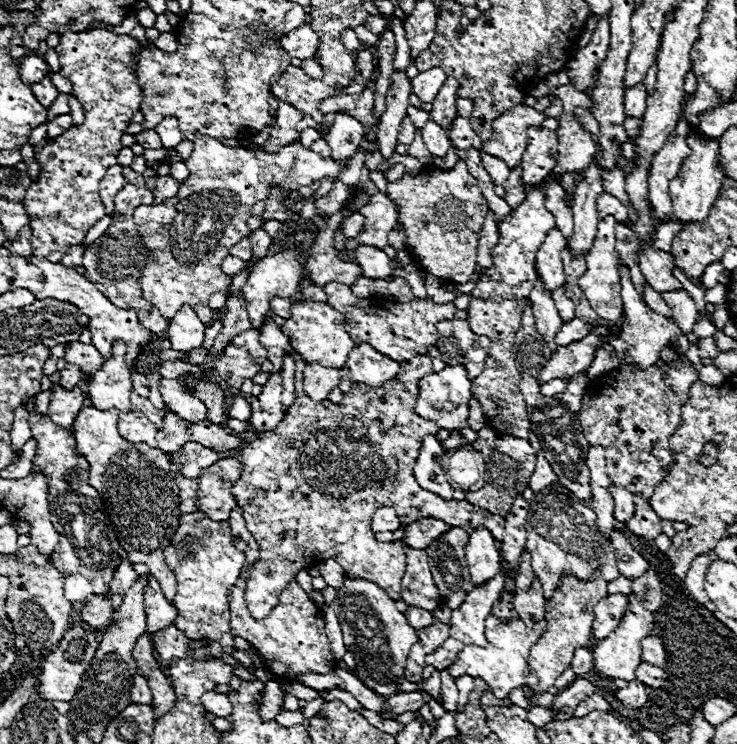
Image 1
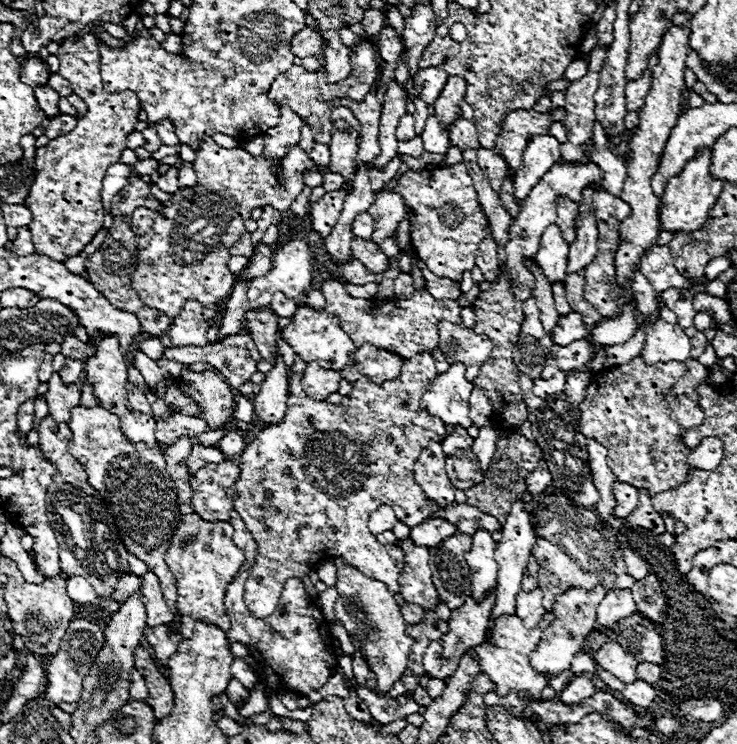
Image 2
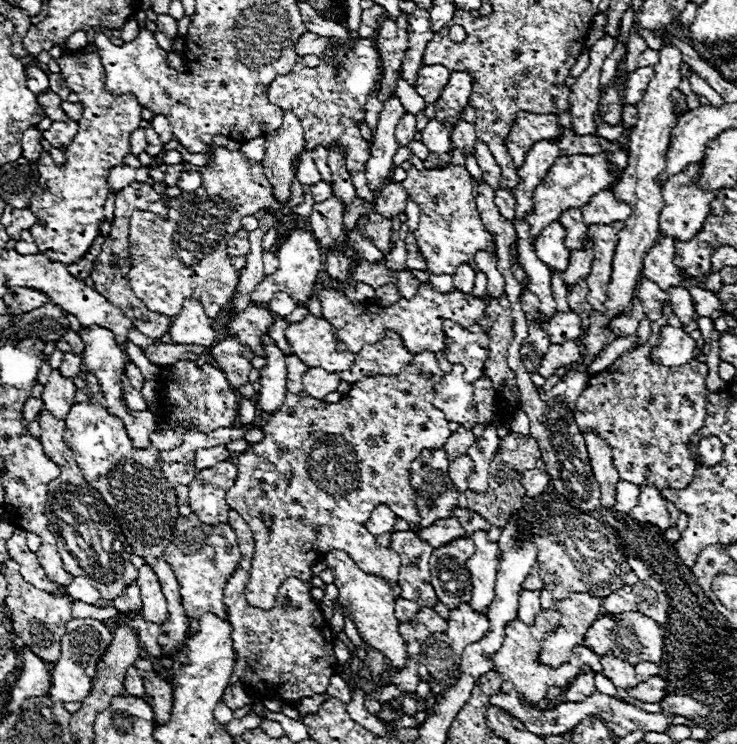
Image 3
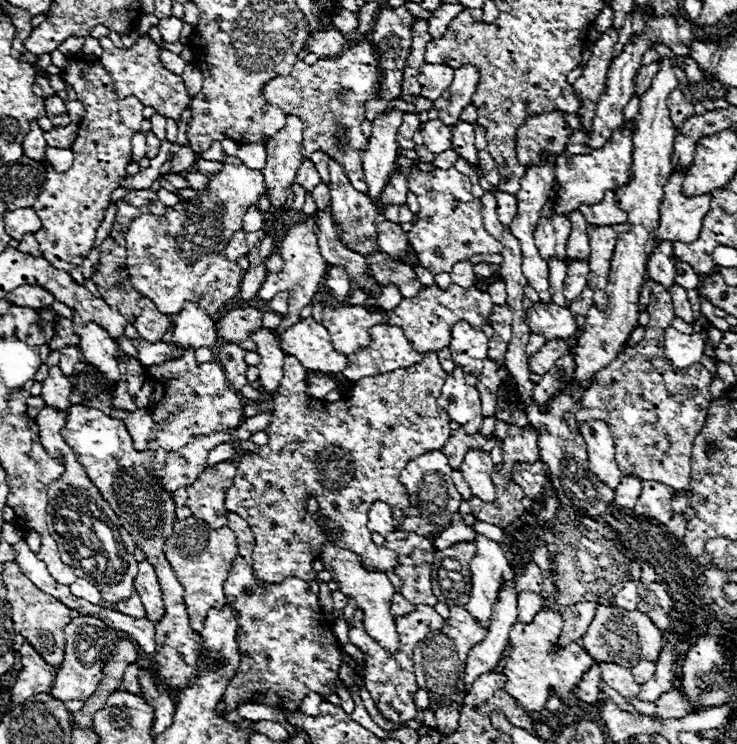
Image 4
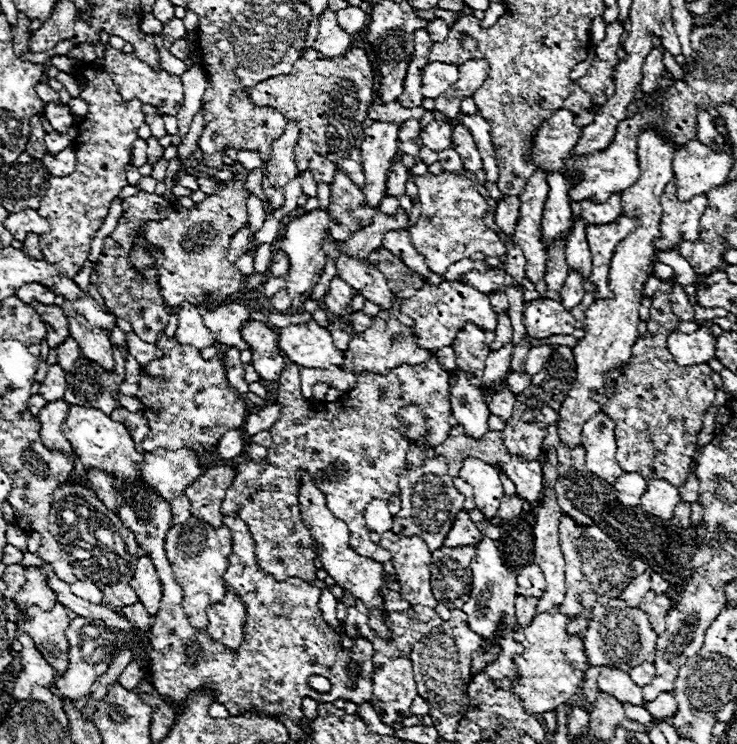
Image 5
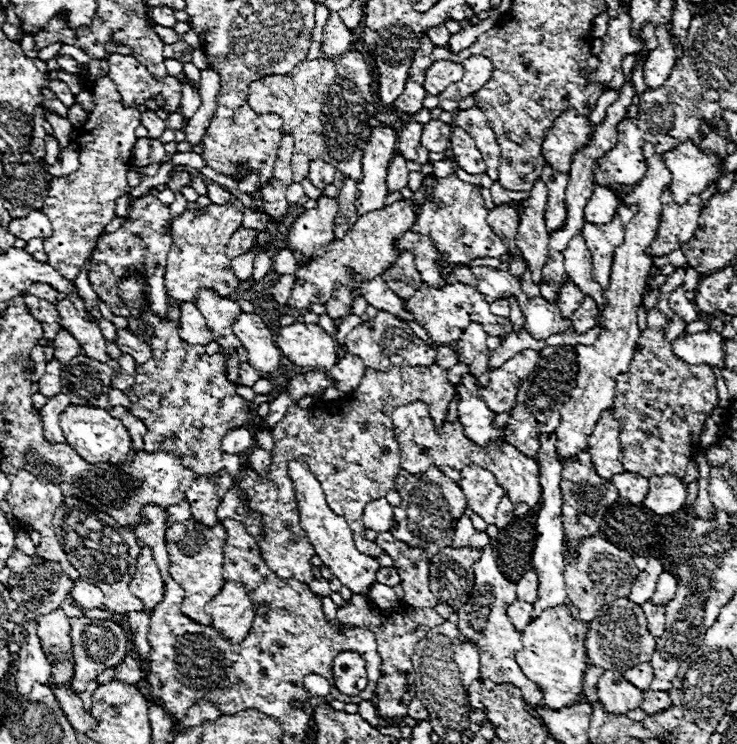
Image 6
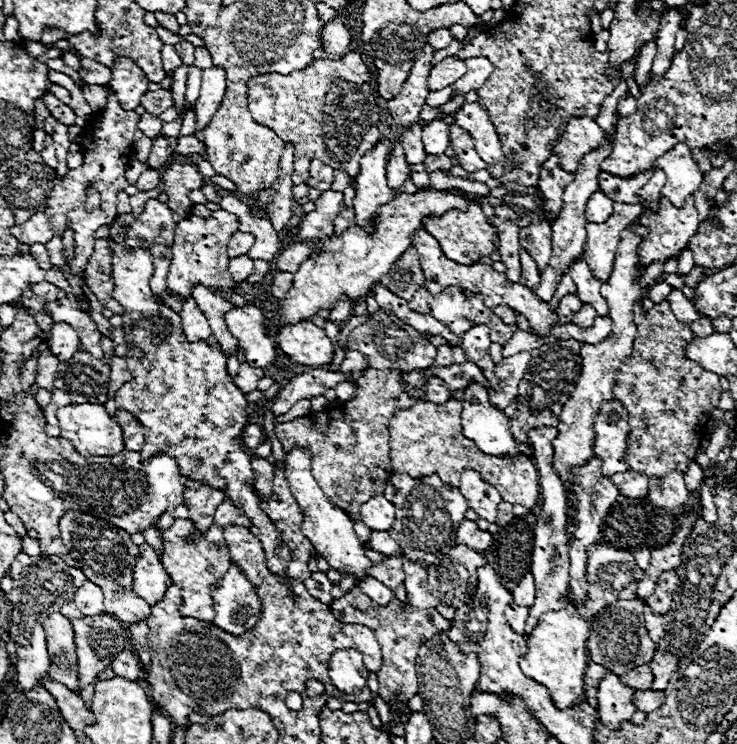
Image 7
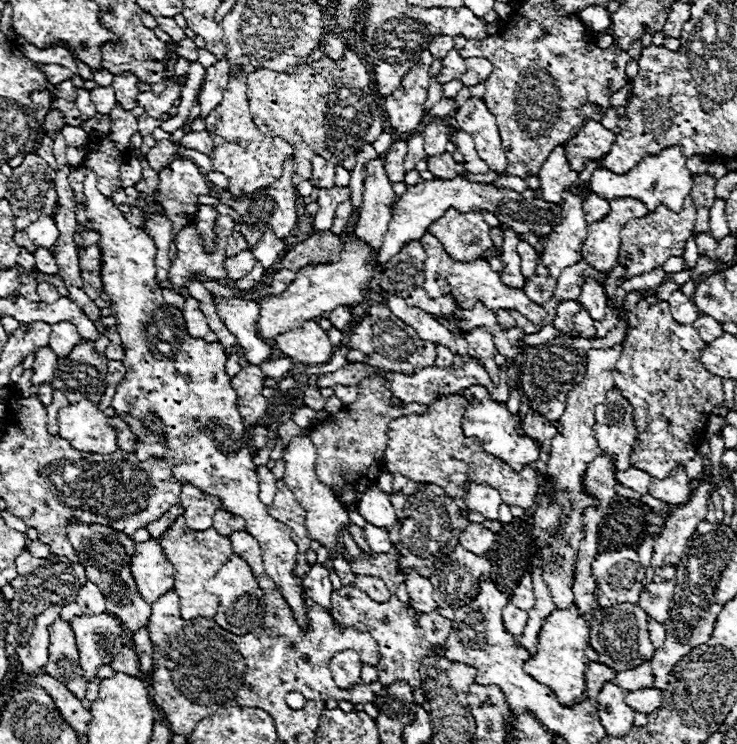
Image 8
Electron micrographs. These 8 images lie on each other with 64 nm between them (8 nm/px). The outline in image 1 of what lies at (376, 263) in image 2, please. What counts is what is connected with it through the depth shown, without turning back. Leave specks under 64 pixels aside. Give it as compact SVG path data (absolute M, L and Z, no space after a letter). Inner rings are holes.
M362 246L354 252L354 258L358 262L358 266L362 268L362 274L370 280L384 280L388 276L392 276L392 266L390 266L390 258L376 248L370 246Z

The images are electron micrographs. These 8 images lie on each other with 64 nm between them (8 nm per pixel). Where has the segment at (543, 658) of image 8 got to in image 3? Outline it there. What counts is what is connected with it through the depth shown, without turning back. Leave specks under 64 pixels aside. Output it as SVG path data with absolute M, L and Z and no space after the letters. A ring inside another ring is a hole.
M542 610L538 616L536 616L536 624L534 626L526 626L522 624L518 618L512 620L506 628L504 628L504 642L500 646L498 652L492 654L492 664L494 664L494 672L498 672L502 678L504 678L504 684L502 684L502 692L510 692L510 690L516 690L520 694L524 694L524 698L530 702L530 704L538 704L548 686L556 684L560 686L562 690L566 690L570 684L572 678L576 678L580 674L580 668L582 664L586 664L588 668L592 668L594 672L601 673L602 666L598 662L598 656L594 652L590 652L590 648L576 648L574 650L574 656L570 656L570 664L566 668L546 668L544 664L538 664L536 656L540 652L540 646L542 646L542 640L546 636L546 632L552 632L556 626L558 626L558 620L560 620L560 614L556 610Z

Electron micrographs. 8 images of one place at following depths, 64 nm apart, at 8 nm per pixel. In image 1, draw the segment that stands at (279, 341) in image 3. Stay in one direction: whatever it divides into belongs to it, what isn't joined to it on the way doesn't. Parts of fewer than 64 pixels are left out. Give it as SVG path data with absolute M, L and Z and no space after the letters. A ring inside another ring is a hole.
M292 354L285 356L281 376L283 379L282 406L284 410L288 410L294 400L295 360Z

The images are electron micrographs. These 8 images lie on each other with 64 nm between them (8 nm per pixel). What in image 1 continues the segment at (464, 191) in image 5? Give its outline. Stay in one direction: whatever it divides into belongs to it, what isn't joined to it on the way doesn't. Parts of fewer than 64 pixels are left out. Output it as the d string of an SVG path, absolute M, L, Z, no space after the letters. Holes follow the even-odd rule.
M460 160L450 170L430 170L416 176L404 174L398 182L388 182L386 186L386 194L398 204L398 226L406 230L404 246L424 272L458 284L470 282L478 268L478 232L488 214L488 204L468 166Z

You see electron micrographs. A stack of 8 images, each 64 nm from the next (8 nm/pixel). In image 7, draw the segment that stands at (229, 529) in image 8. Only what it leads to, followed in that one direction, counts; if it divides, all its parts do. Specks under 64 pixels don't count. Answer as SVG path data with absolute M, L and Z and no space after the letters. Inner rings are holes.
M226 496L214 512L214 524L222 526L222 528L228 526L228 524L242 524L244 528L250 528L250 518L246 518L246 514L242 510L238 510L232 504L232 500Z

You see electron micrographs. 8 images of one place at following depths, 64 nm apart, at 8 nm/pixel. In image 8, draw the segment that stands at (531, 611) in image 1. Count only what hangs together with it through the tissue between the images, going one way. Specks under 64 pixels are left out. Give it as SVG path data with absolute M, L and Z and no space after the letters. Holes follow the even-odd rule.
M512 602L504 608L504 624L506 624L506 630L514 636L520 636L524 626L526 626L526 620L528 620L528 612L526 610L520 610L516 608Z

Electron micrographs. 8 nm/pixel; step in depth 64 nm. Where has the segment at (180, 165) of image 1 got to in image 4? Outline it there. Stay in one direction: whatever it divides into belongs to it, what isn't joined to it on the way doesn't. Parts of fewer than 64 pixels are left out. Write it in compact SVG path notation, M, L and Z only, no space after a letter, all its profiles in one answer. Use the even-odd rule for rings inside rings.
M200 172L184 174L184 178L188 180L188 184L190 184L190 188L192 188L192 190L200 190L200 188L206 188L206 184L208 184L208 178L206 178L204 174L200 174Z

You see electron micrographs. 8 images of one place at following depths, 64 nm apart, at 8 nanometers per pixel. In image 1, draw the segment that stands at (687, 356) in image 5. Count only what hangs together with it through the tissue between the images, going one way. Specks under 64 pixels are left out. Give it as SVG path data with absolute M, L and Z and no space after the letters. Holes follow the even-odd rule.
M620 266L620 296L624 302L624 316L622 316L622 324L620 324L620 336L618 338L610 338L610 340L602 340L602 344L608 344L614 348L614 352L618 354L618 358L622 358L624 364L638 364L640 368L648 368L652 364L656 364L660 350L668 344L668 340L676 340L680 352L684 354L690 346L690 342L686 340L686 336L682 336L682 332L676 328L674 322L670 322L668 318L656 314L652 308L648 308L640 294L634 288L632 276L628 266Z

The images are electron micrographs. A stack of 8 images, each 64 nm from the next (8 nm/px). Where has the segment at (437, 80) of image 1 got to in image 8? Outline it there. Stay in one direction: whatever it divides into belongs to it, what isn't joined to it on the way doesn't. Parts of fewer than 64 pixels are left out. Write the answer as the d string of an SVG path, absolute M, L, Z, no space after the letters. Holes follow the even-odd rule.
M452 48L452 50L444 56L444 62L442 62L440 72L436 74L436 80L438 80L440 84L446 84L446 82L450 82L450 80L458 80L464 72L466 72L464 58L458 54L456 48Z

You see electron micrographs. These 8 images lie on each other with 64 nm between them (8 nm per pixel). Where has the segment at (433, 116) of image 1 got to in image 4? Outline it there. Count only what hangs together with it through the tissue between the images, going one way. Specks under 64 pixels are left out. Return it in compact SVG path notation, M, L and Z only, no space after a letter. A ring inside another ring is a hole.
M462 66L454 72L452 84L434 102L434 108L440 114L438 120L442 120L446 126L456 126L464 106L468 106L472 102L472 94L476 90L478 78L480 76L474 66Z

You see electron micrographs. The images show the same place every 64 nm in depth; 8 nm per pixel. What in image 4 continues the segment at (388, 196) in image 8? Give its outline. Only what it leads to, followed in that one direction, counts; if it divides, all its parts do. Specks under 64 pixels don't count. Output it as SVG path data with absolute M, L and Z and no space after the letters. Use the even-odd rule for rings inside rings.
M398 108L378 114L378 118L372 122L372 138L368 140L366 152L362 154L364 180L368 184L368 196L372 200L378 200L382 188L386 186L386 180L390 178L390 172L394 170L394 162L398 156L396 132L400 124L402 112Z

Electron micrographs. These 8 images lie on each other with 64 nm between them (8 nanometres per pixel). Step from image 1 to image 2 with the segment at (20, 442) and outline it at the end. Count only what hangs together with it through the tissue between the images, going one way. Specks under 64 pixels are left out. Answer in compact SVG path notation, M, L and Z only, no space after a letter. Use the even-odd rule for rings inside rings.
M26 400L18 408L18 432L22 436L28 436L28 432L32 430L32 424L34 424L34 400Z

